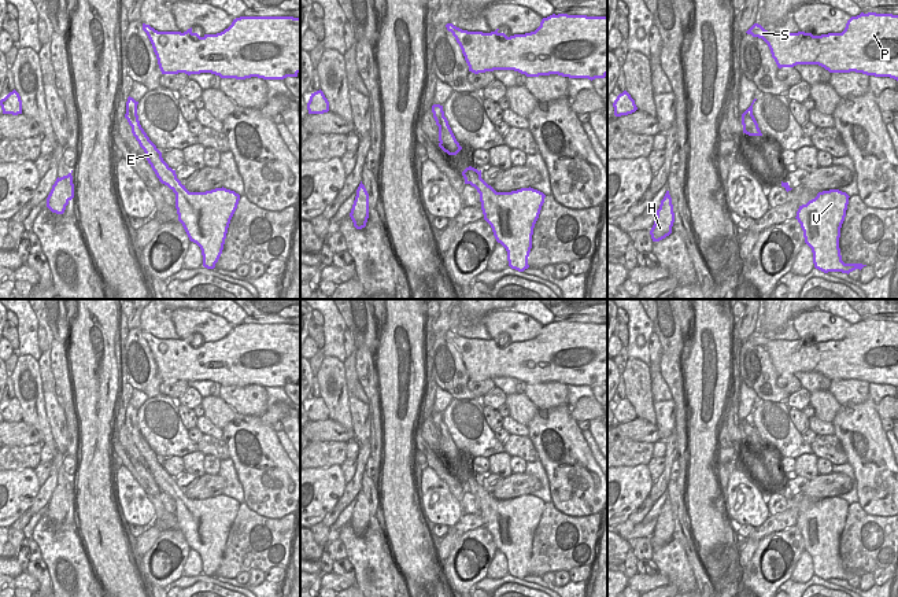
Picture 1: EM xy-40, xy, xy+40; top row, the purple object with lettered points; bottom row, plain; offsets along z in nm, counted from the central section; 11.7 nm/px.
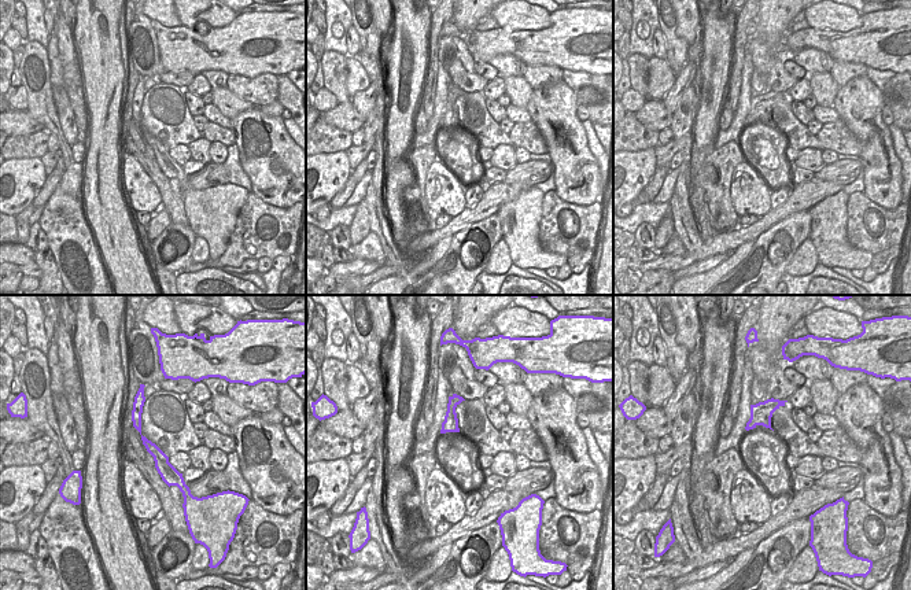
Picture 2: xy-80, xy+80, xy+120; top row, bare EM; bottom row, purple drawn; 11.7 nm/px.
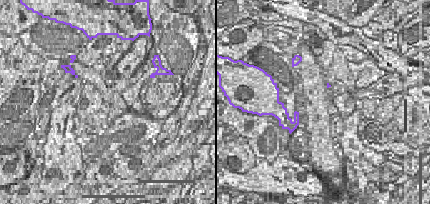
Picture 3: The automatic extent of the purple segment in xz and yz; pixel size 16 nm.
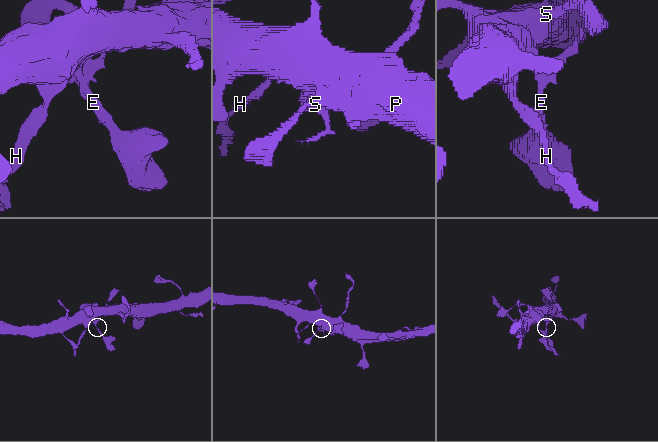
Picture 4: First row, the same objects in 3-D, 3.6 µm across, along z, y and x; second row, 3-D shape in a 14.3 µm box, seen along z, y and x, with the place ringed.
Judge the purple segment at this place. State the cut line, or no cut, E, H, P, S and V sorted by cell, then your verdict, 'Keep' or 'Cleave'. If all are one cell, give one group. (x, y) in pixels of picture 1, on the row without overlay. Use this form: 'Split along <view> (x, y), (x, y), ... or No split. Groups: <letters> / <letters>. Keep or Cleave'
Split along xy-40 (137, 424), (130, 432). Groups: E V / H P S. Cleave.

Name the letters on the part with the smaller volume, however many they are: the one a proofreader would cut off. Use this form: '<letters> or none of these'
E, V

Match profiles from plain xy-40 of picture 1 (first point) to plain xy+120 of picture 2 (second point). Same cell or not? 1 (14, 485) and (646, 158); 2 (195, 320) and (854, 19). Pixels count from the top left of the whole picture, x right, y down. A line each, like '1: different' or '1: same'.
1: same
2: same

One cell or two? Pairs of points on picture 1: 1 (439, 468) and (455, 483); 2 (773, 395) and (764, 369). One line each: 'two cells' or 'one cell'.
1: one cell
2: one cell

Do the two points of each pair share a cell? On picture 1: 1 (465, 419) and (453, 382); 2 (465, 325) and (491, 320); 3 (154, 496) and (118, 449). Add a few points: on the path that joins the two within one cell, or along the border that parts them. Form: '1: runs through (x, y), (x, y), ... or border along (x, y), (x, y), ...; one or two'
1: border along (438, 384), (454, 398), (476, 398); two
2: border along (480, 321), (491, 338); two
3: runs through (148, 485), (126, 460); one

